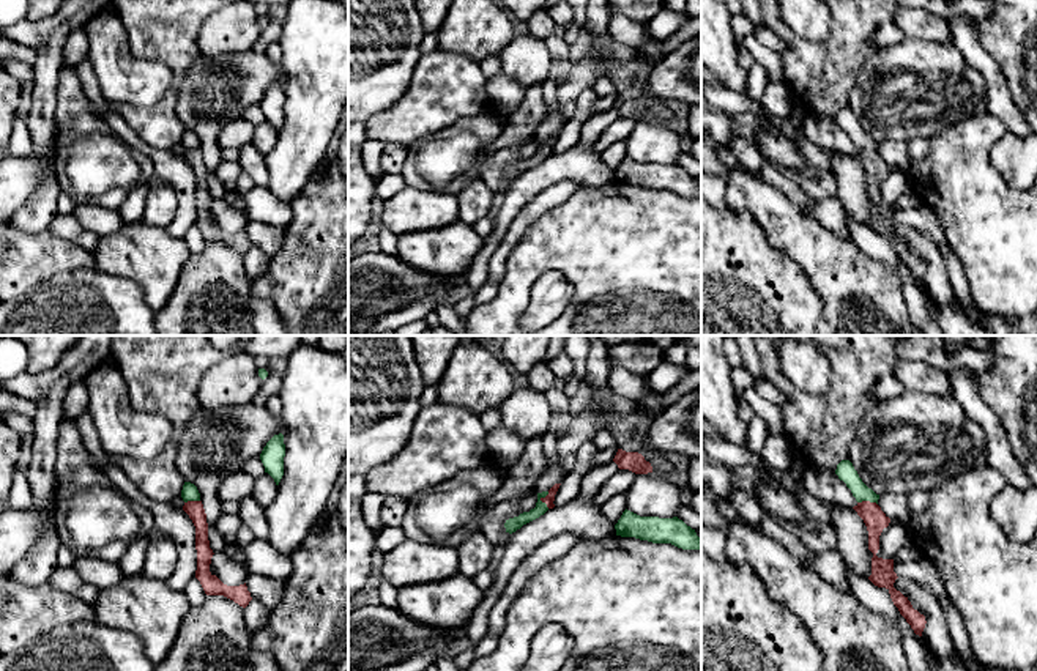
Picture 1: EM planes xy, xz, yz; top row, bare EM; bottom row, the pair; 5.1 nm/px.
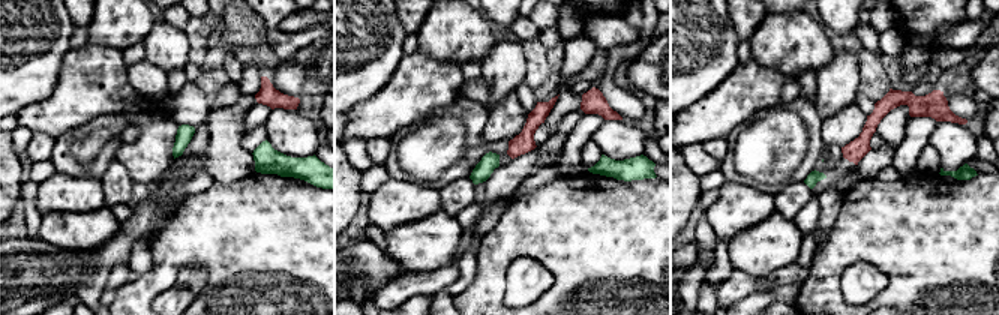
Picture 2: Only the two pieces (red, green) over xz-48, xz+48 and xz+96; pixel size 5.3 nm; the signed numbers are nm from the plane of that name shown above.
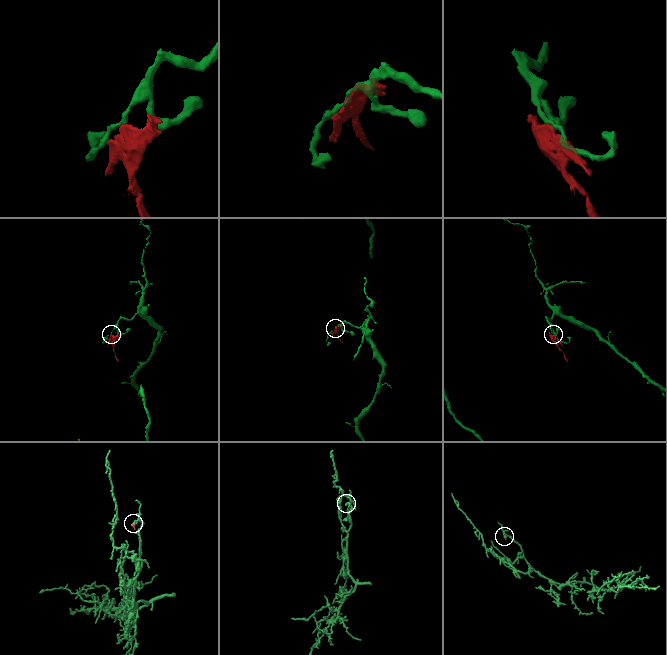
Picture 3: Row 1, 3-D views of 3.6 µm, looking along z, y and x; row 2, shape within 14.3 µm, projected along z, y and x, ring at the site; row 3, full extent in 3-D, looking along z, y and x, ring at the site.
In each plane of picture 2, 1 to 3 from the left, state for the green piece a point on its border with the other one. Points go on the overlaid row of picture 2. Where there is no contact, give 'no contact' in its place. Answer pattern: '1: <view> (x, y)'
1: no contact
2: no contact
3: no contact

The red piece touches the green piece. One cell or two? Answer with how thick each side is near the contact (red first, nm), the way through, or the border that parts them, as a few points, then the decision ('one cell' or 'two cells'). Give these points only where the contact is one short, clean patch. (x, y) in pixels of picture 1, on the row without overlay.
50 nm thick on the red side, 70 nm on the other; two cells

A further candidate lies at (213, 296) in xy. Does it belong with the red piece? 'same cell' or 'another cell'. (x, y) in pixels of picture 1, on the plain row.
same cell

